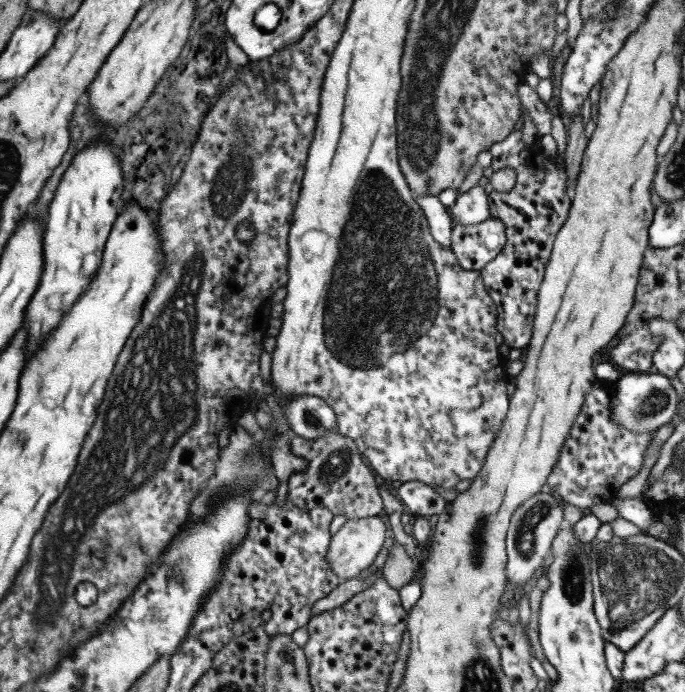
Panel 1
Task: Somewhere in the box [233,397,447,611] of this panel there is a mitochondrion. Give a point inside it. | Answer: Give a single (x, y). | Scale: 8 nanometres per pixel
(339, 458)

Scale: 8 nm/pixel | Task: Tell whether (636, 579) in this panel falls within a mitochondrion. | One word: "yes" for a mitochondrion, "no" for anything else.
yes

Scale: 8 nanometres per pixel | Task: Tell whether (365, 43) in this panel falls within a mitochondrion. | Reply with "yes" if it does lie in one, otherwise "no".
no

